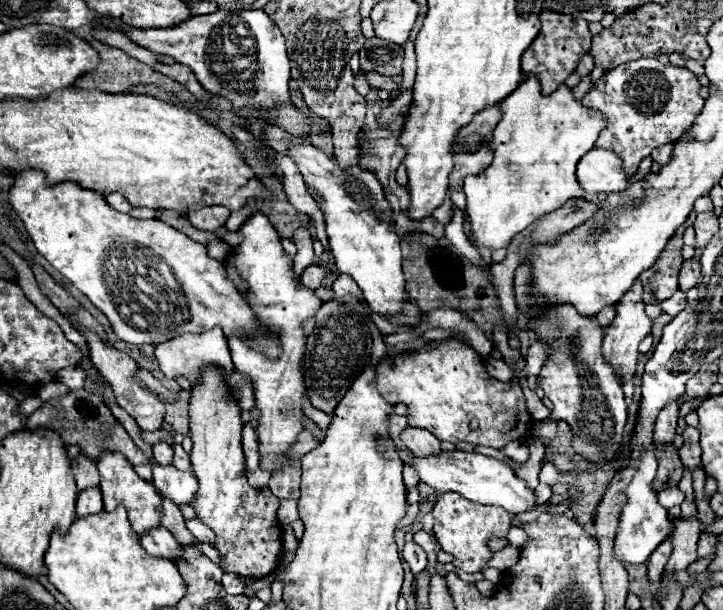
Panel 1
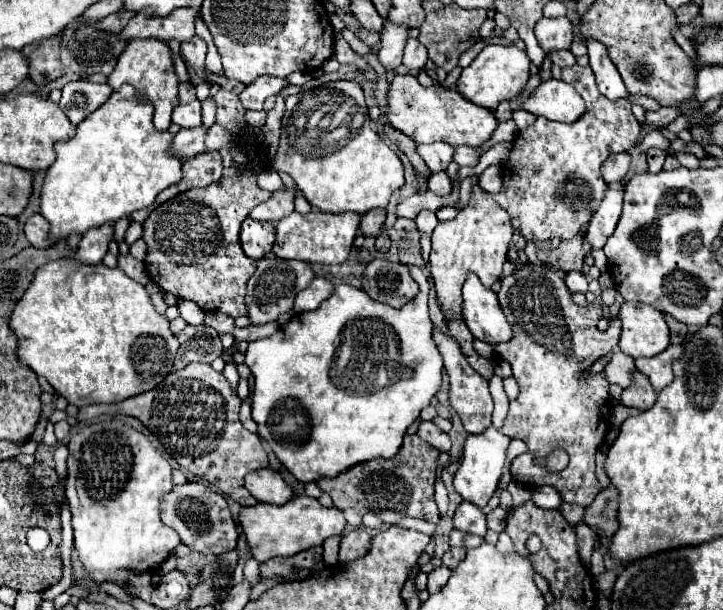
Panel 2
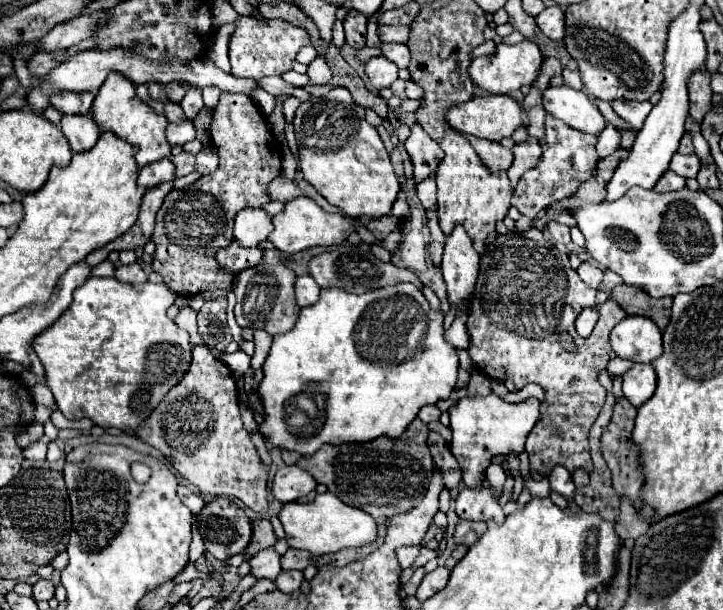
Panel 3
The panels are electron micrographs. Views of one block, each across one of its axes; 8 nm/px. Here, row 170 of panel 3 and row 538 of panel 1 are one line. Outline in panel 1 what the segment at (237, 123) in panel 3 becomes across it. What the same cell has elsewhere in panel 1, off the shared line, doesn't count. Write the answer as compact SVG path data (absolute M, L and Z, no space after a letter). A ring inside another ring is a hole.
M204 368L202 384L194 384L190 396L190 438L194 448L190 452L192 468L198 478L198 490L192 508L202 524L214 534L214 548L220 554L220 568L226 574L240 574L242 578L260 578L274 572L282 552L280 528L276 510L280 498L268 488L252 488L244 476L242 454L242 418L240 408L226 388L226 378L216 368Z

